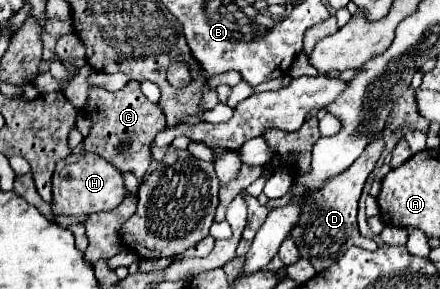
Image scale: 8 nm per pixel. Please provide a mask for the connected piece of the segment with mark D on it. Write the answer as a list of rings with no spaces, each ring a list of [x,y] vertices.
[[[375,138],[365,148],[365,152],[353,162],[353,166],[349,166],[339,176],[331,178],[323,190],[315,192],[303,202],[303,214],[299,224],[293,228],[291,238],[295,240],[301,256],[309,260],[317,272],[323,272],[325,268],[335,264],[351,246],[359,246],[368,251],[375,251],[375,248],[379,247],[374,240],[363,238],[357,230],[357,202],[367,176],[371,174],[371,170],[375,168],[375,162],[381,156],[381,150],[383,150],[383,140]]]

